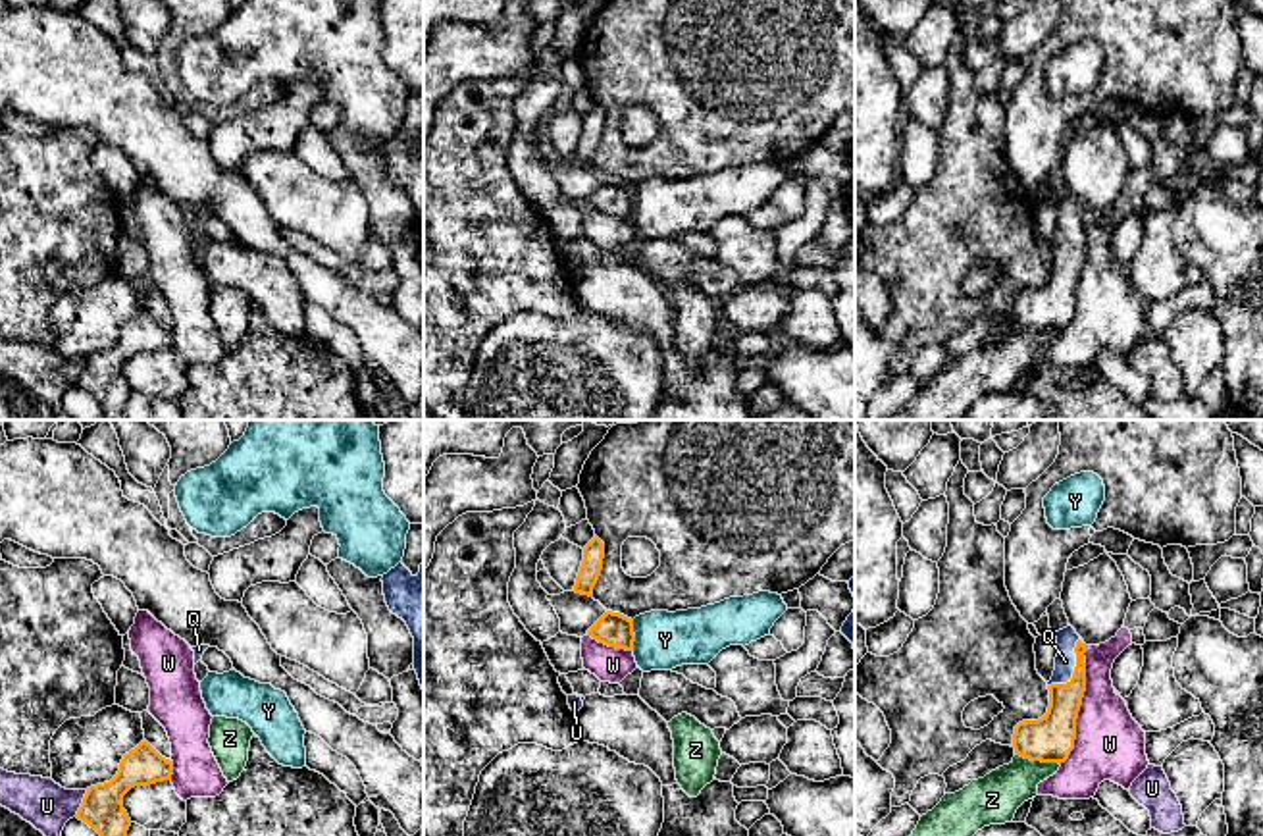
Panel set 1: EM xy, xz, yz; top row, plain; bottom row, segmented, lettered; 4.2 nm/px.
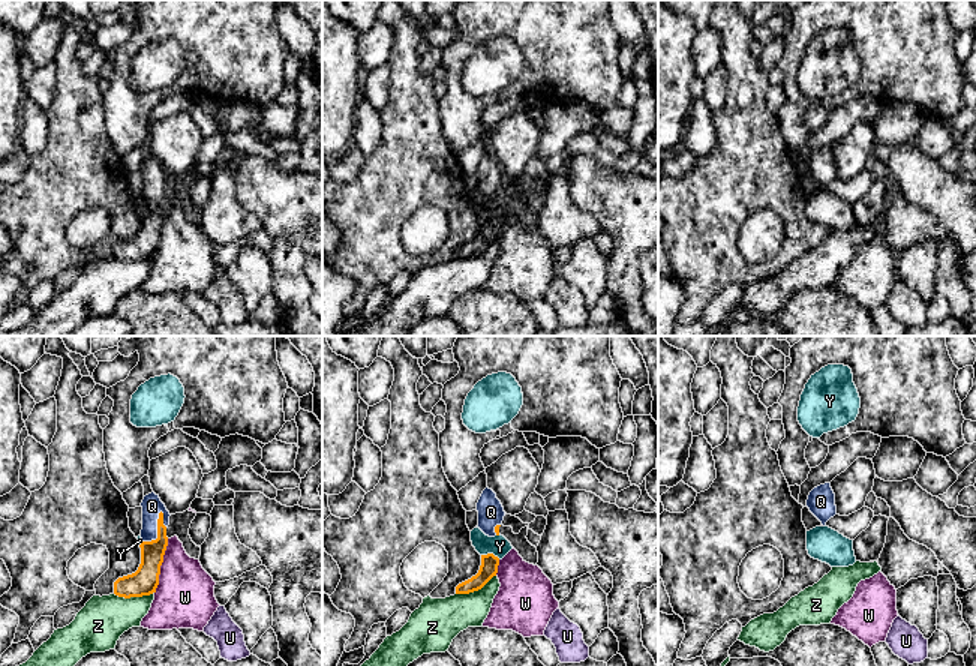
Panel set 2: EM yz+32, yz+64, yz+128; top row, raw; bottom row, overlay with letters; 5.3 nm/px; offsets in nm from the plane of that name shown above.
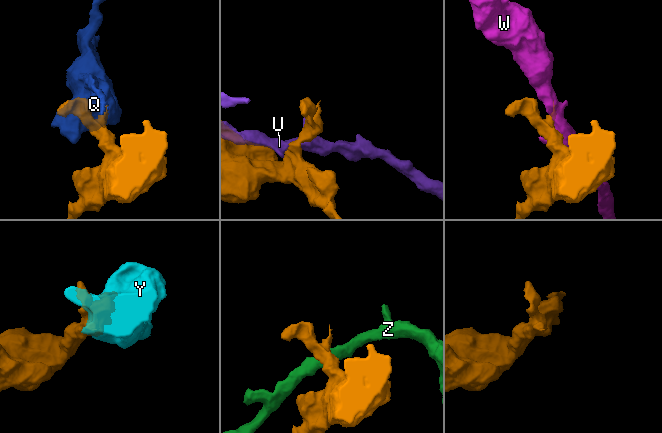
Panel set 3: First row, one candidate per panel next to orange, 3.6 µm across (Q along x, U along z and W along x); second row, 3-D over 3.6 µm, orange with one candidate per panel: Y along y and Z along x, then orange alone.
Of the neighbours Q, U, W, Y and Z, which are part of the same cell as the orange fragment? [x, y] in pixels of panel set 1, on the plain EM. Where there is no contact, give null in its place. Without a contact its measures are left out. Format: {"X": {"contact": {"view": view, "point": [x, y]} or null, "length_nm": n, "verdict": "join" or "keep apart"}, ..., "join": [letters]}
{"Q": {"contact": {"view": "yz", "point": [1075, 237]}, "length_nm": 240, "verdict": "join"}, "U": {"contact": {"view": "xy", "point": [81, 372]}, "length_nm": 130, "verdict": "keep apart"}, "W": {"contact": {"view": "yz", "point": [1077, 284]}, "length_nm": 440, "verdict": "keep apart"}, "Y": {"contact": {"view": "xz", "point": [634, 205]}, "length_nm": 130, "verdict": "keep apart"}, "Z": {"contact": {"view": "yz", "point": [1038, 328]}, "length_nm": 200, "verdict": "keep apart"}, "join": ["Q"]}

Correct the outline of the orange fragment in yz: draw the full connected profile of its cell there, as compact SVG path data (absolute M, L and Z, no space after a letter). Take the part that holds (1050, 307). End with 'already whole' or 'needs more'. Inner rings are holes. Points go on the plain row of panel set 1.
M1070 193L1055 200L1055 206L1047 281L1038 289L1018 291L1013 316L1024 327L1061 333L1074 318L1076 287L1086 260L1086 212Z; needs more

